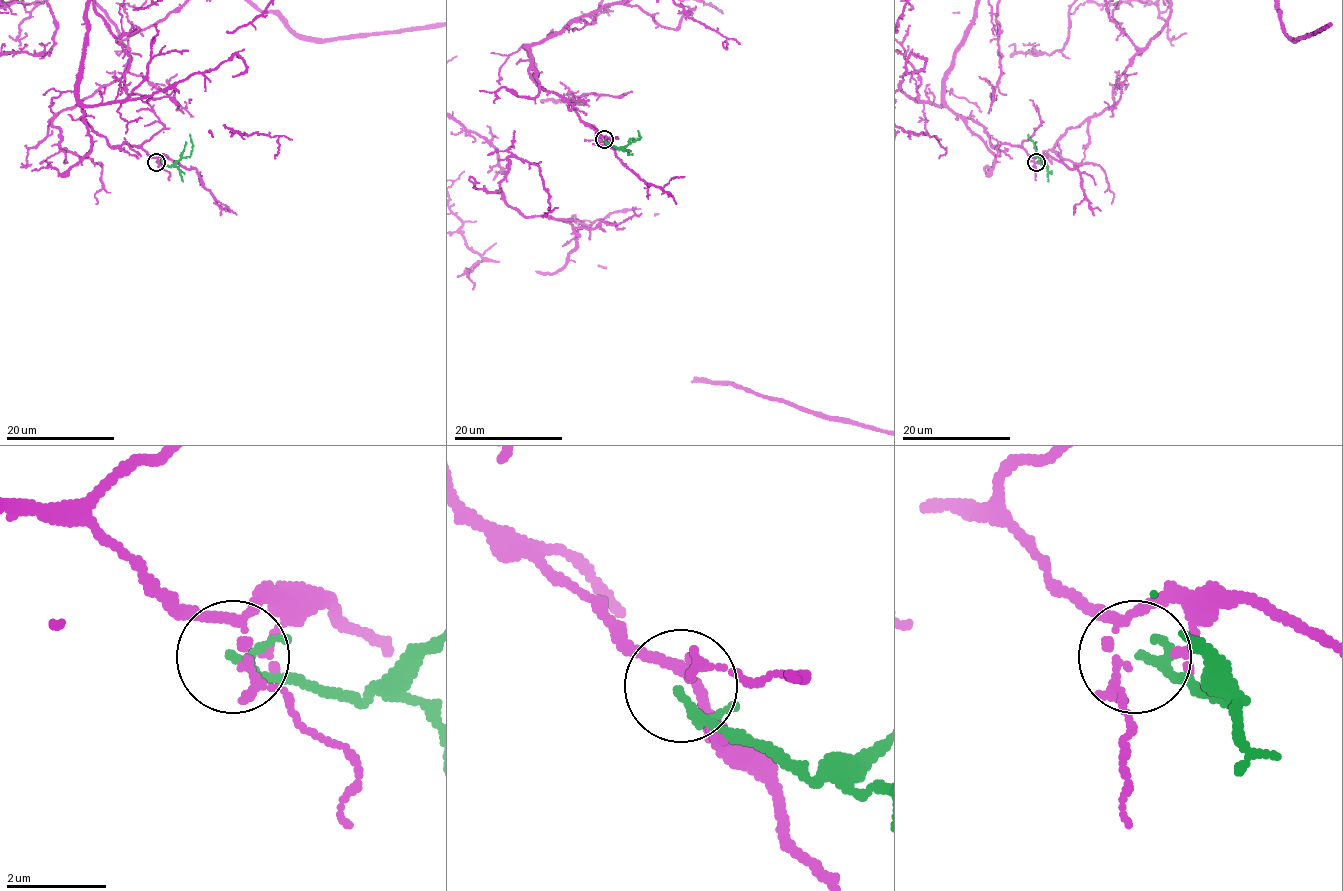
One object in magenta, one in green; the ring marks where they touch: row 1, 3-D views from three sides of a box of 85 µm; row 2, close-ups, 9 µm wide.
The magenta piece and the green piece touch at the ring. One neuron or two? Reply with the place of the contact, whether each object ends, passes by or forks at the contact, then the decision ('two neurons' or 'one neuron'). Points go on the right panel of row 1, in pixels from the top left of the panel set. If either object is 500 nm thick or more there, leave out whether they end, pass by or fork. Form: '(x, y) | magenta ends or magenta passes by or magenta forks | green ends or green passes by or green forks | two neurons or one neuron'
(1036, 162) | magenta forks | green passes by | two neurons

